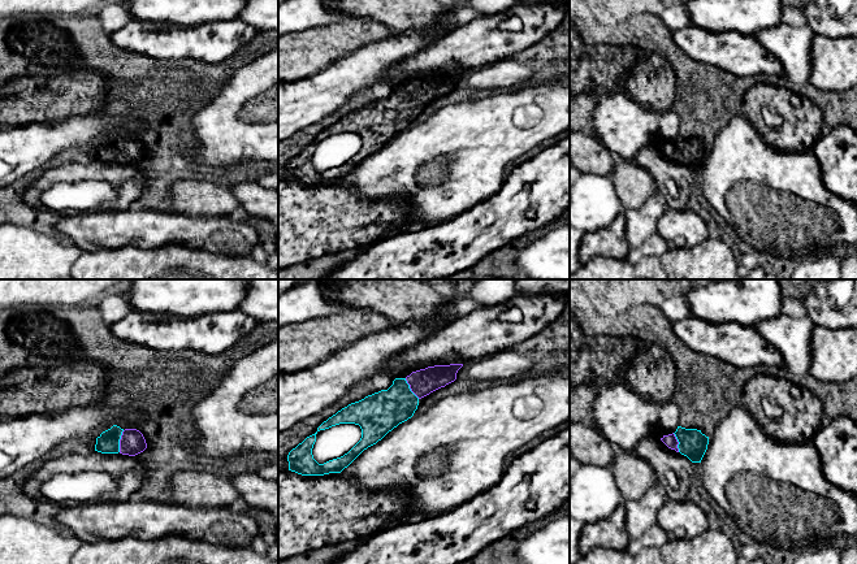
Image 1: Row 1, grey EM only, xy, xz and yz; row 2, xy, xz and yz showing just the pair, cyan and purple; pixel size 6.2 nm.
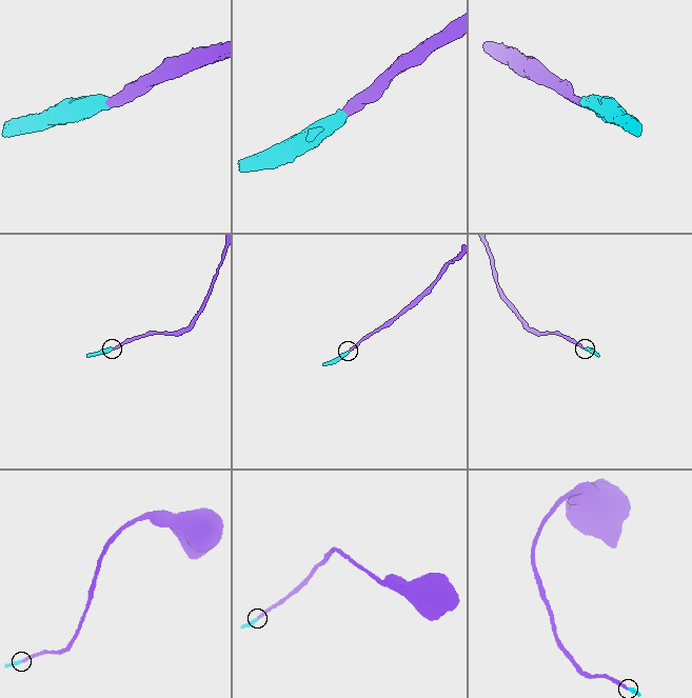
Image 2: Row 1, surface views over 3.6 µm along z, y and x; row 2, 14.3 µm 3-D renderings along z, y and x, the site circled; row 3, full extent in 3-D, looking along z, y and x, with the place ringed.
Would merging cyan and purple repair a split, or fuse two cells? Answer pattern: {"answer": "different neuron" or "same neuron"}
{"answer": "same neuron"}

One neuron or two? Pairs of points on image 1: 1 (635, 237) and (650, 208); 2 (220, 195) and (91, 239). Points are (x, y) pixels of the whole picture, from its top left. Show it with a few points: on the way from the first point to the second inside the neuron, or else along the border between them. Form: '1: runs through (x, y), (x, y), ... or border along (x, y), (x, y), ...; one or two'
1: runs through (639, 230), (648, 215); one
2: border along (174, 211), (204, 216); two

